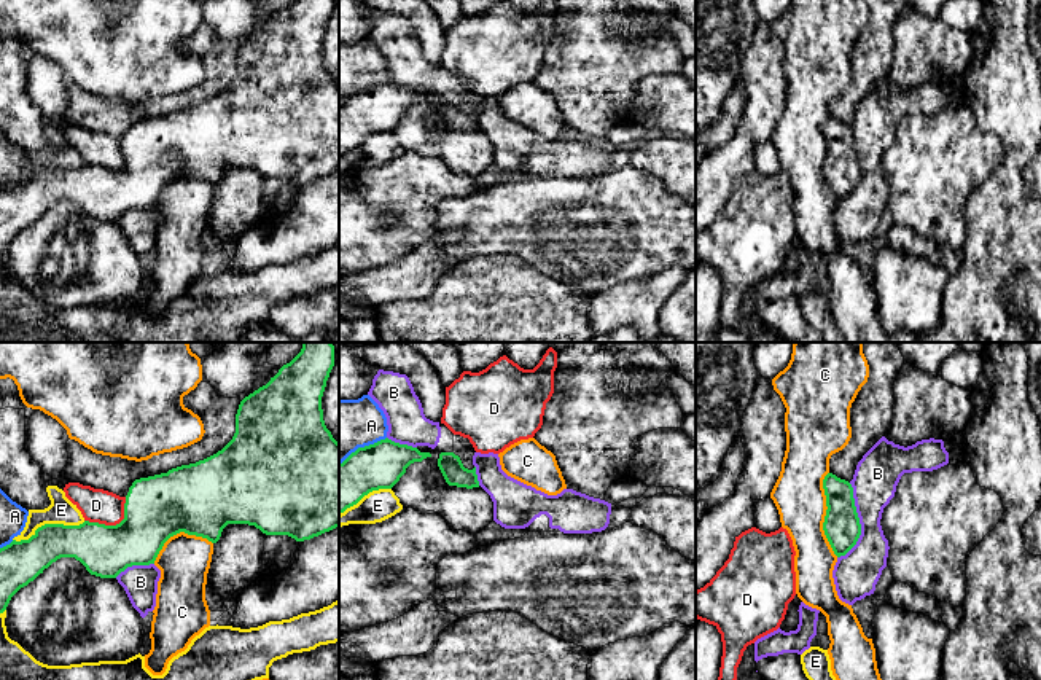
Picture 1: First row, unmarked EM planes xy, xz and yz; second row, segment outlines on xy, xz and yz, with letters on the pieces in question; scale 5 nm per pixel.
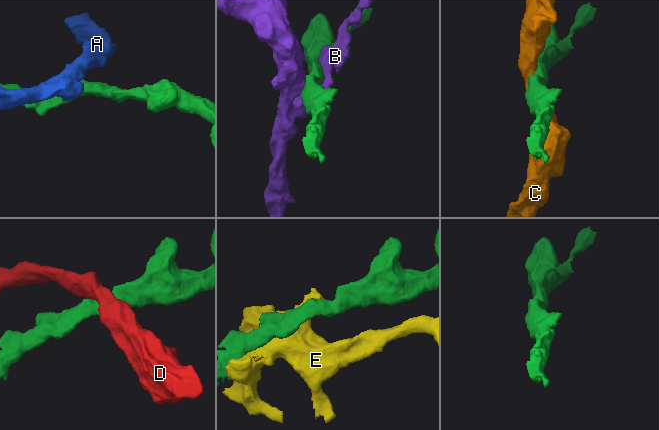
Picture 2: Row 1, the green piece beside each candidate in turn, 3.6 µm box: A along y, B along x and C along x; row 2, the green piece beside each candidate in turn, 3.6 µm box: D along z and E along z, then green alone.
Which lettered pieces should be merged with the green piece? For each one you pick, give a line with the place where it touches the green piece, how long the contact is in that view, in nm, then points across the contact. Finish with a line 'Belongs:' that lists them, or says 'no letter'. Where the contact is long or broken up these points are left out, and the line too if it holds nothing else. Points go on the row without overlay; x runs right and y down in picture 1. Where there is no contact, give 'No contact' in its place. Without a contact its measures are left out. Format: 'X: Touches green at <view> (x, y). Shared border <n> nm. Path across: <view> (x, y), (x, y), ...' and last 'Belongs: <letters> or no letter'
Belongs: no letter

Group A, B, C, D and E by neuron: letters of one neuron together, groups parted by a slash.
A / B / C / D / E

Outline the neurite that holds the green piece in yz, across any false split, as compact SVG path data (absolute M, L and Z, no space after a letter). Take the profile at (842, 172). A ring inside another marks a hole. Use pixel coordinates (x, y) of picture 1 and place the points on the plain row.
M828 116L823 123L826 139L825 178L837 201L845 199L861 178L853 131L848 124Z

